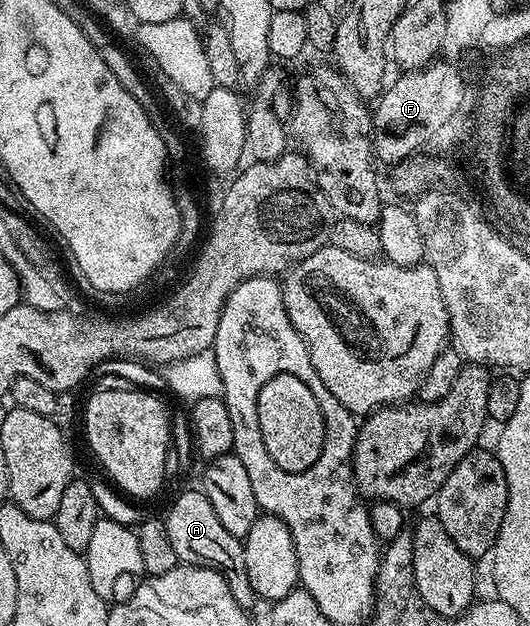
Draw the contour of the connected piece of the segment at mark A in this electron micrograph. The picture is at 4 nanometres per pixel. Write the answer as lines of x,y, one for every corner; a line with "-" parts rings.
201,488
186,490
174,498
170,511
164,514
168,528
168,537
172,539
172,549
175,550
179,563
187,566
206,566
210,570
220,572
236,600
244,608
250,608
256,602
256,595
248,580
248,568
244,568
243,539
232,536
212,509
212,500
208,500

